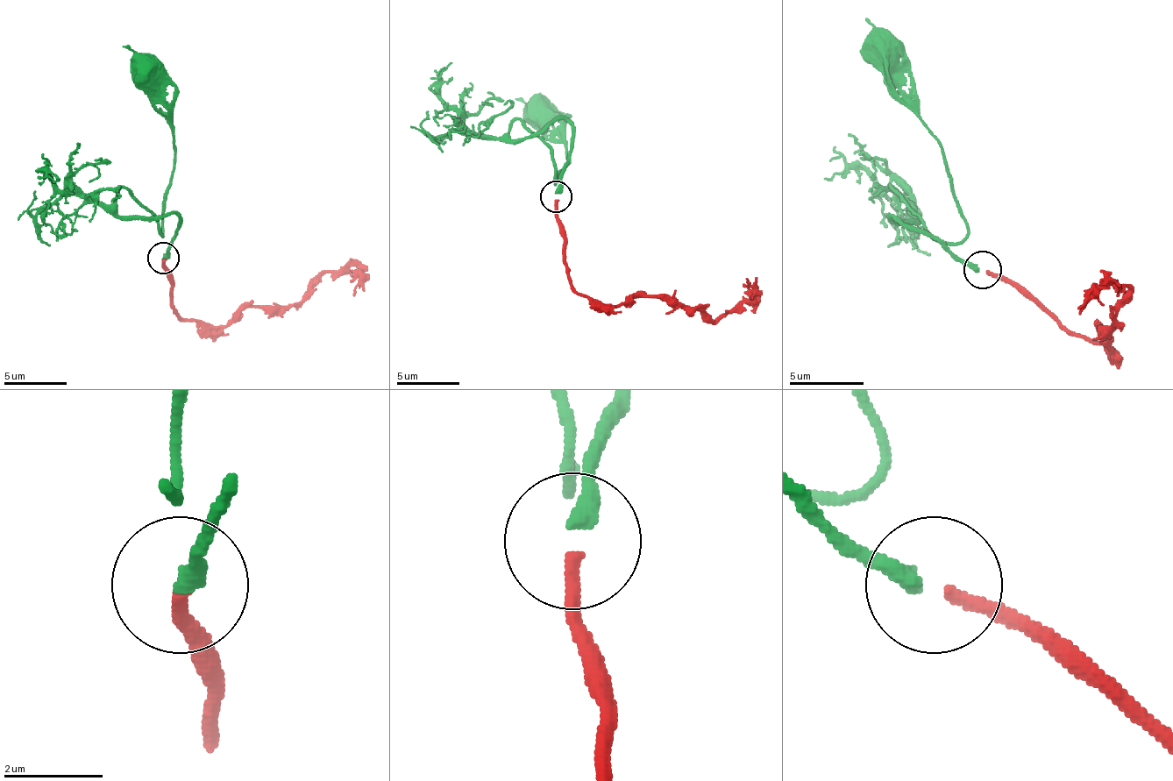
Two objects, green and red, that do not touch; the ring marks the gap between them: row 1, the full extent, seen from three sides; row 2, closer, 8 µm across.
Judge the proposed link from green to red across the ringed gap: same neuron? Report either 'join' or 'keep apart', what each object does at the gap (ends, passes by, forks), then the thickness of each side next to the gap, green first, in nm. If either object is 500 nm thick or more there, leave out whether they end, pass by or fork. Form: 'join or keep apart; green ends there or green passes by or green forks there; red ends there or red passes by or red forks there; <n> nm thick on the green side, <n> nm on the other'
join; green ends there; red ends there; 380 nm thick on the green side, 240 nm on the other

